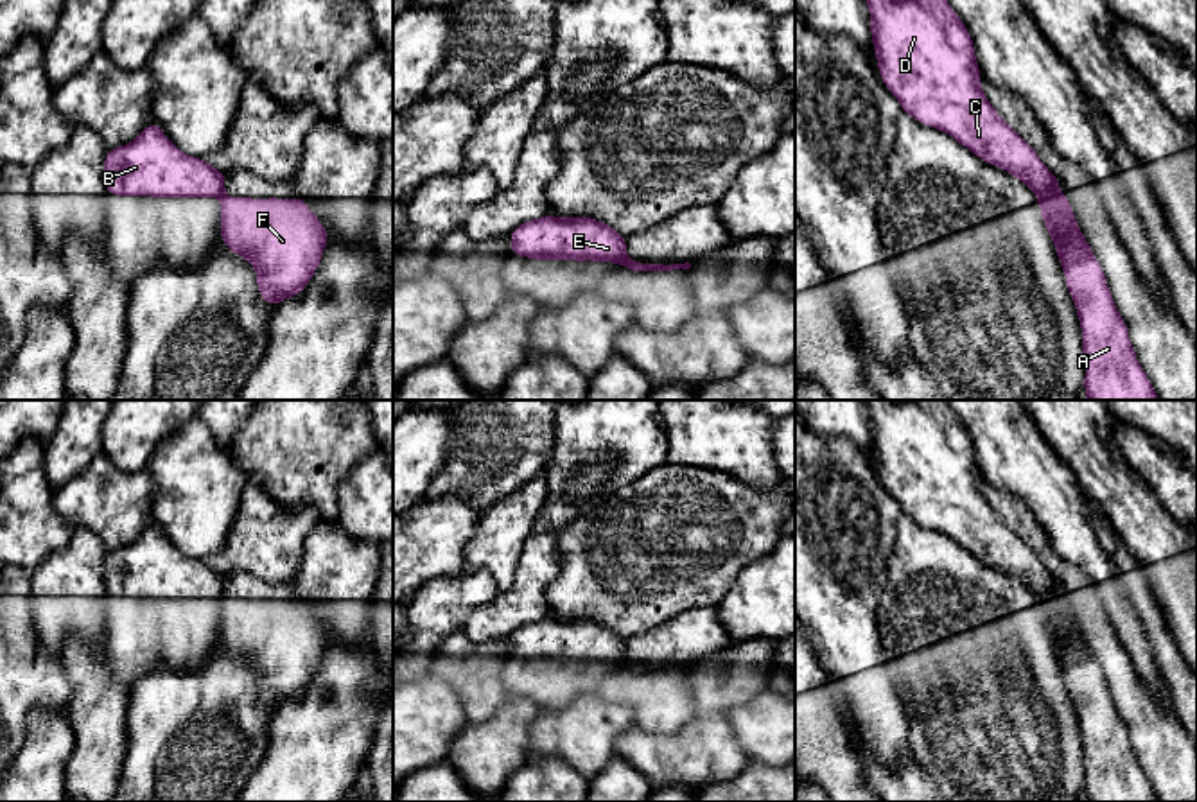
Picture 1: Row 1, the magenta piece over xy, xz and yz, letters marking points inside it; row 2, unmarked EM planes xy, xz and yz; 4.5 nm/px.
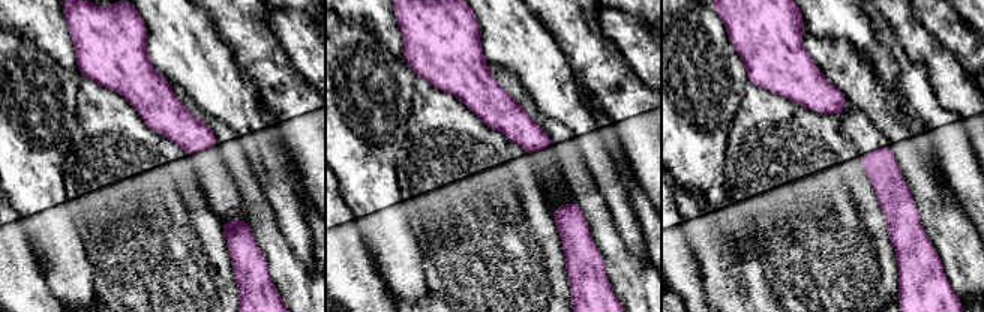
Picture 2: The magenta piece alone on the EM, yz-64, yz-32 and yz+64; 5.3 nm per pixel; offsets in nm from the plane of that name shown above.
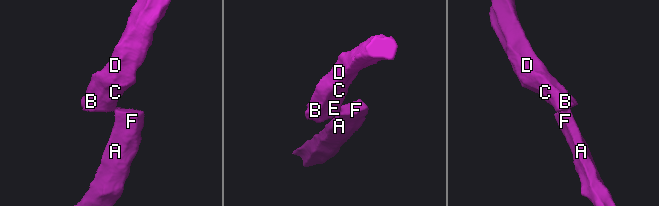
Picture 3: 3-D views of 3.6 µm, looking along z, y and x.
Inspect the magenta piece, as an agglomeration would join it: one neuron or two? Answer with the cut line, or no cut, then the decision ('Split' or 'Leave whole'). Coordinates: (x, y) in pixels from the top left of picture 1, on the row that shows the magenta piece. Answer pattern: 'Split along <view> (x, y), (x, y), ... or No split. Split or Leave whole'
Split along yz (1056, 192), (1039, 201). Split

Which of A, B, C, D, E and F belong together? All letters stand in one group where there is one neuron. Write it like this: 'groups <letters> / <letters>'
groups A F / B C D E

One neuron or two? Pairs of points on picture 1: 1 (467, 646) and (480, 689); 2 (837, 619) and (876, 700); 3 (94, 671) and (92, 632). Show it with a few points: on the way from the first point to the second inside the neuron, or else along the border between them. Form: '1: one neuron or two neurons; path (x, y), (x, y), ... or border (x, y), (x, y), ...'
1: one neuron; path (467, 657), (467, 664), (476, 679)
2: one neuron; path (846, 639), (865, 680)
3: two neurons; border (101, 646), (69, 639), (58, 653)

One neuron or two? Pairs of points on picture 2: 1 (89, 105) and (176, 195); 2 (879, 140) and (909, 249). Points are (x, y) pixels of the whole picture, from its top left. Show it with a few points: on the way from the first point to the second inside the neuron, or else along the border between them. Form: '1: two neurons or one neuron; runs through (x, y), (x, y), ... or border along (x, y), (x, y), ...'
1: one neuron; runs through (114, 131), (131, 147), (144, 149), (165, 170)
2: one neuron; runs through (881, 167), (900, 209), (903, 222)

